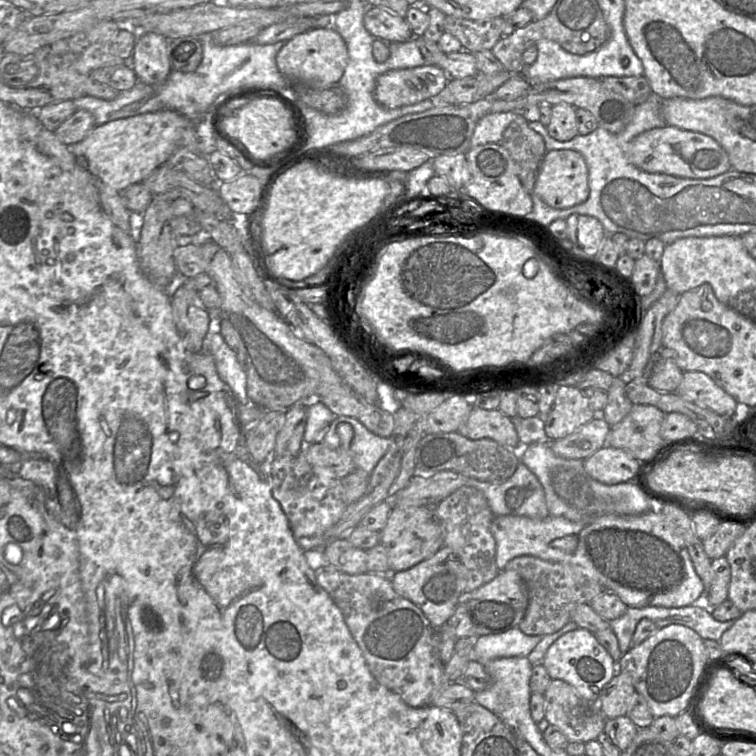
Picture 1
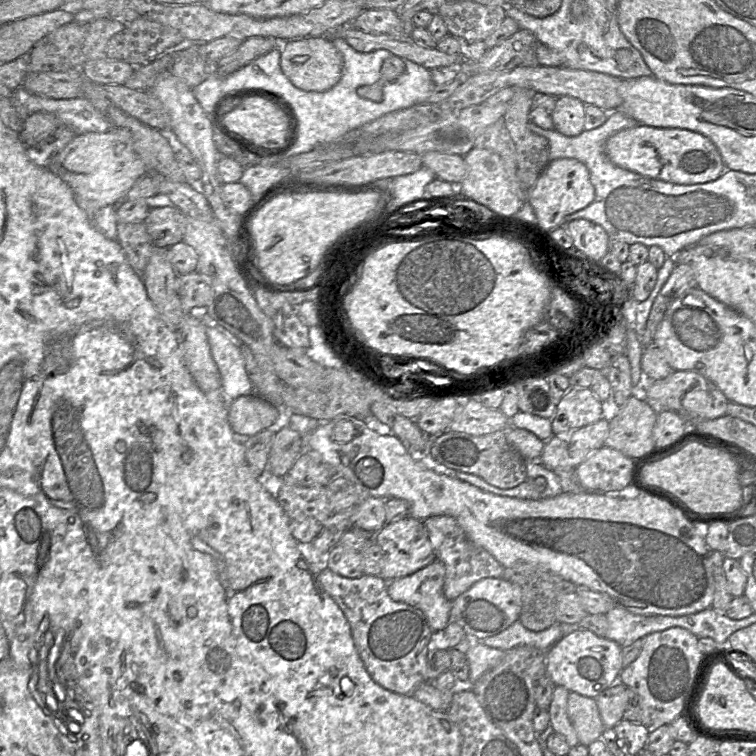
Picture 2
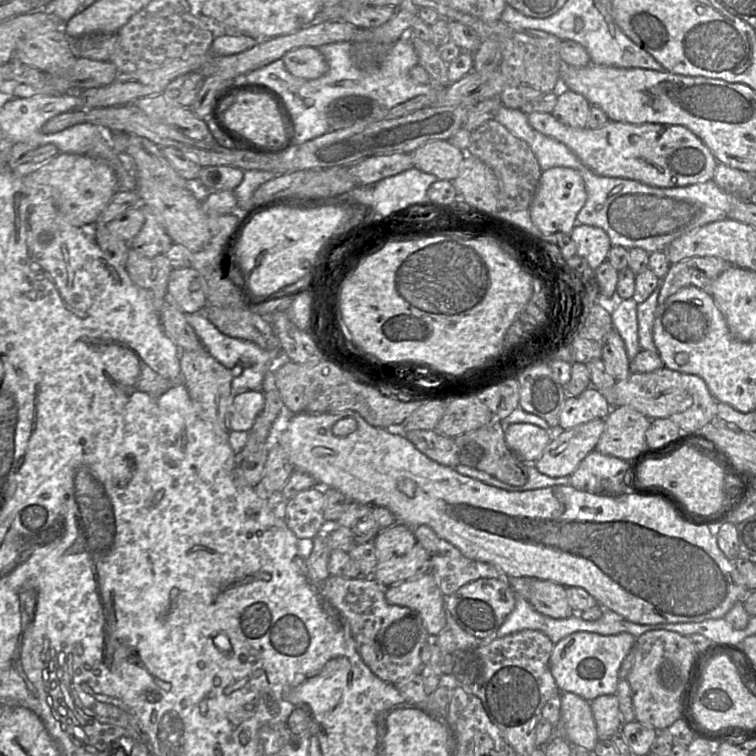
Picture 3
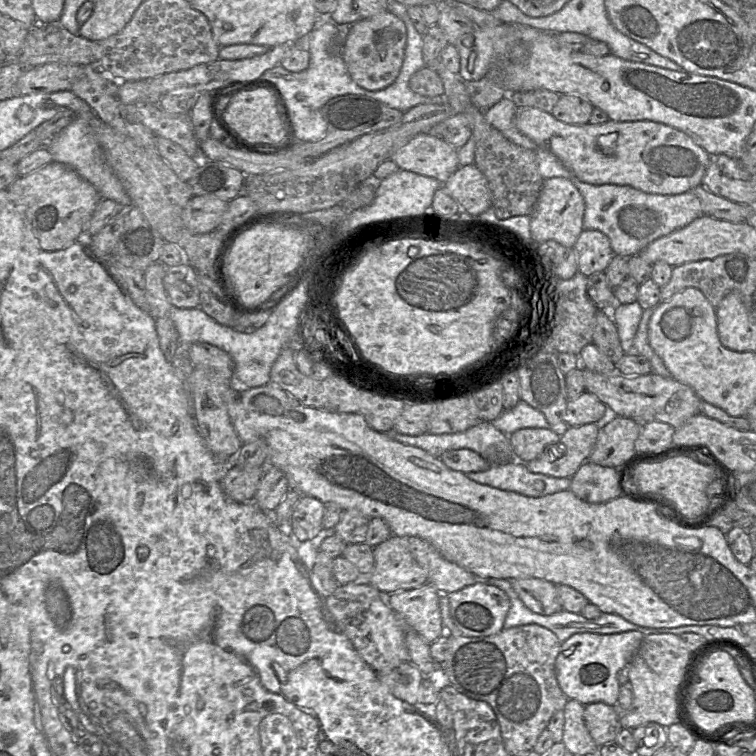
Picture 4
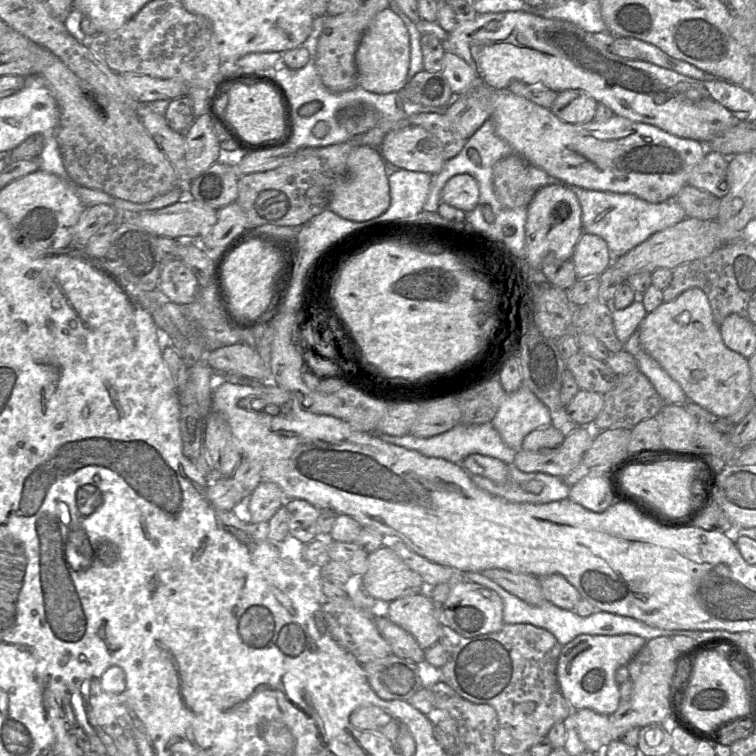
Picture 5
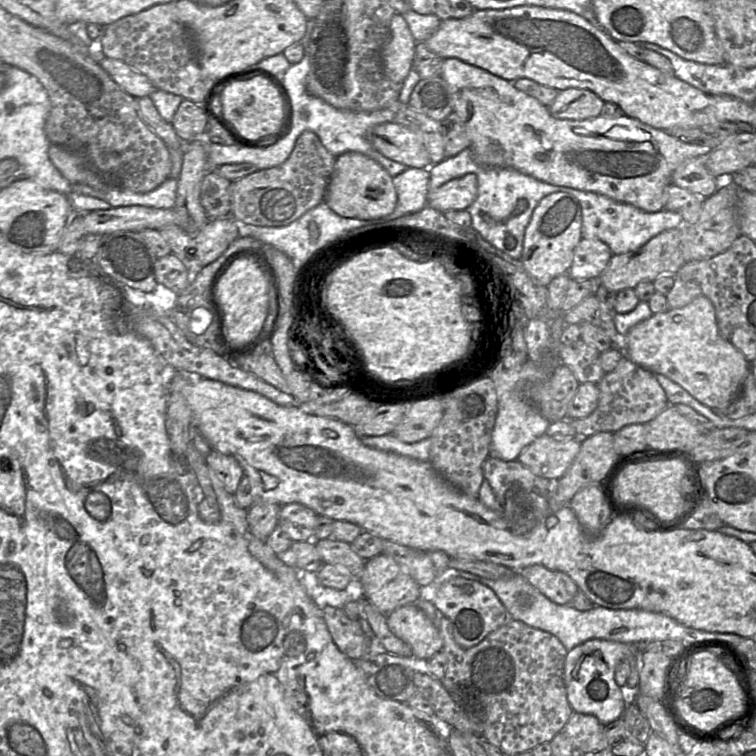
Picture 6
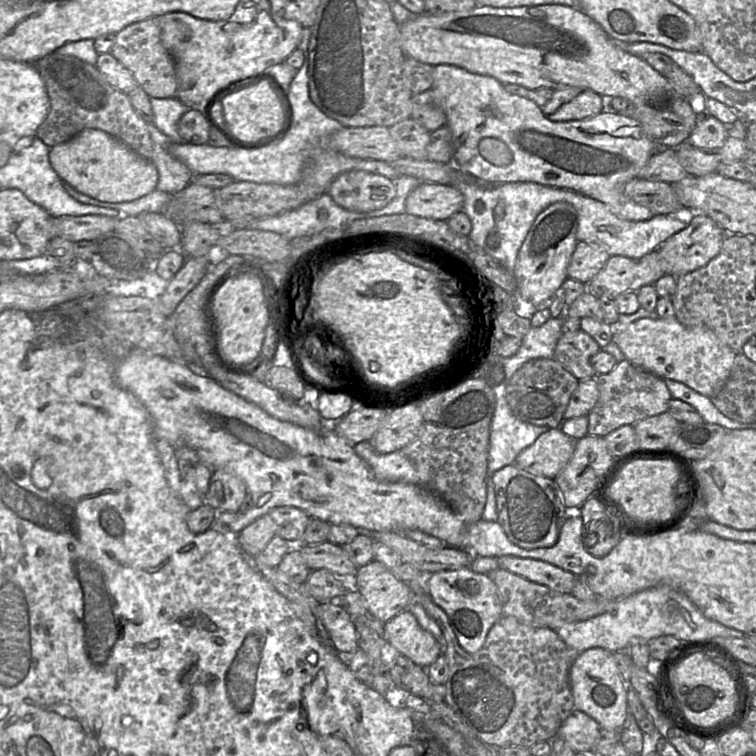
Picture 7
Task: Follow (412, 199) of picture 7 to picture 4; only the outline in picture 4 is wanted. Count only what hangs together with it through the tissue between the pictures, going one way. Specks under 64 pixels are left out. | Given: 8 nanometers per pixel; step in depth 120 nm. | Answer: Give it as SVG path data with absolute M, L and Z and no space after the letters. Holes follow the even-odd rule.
M475 164L459 166L442 187L459 204L461 210L472 216L479 216L491 207L491 194L487 180Z

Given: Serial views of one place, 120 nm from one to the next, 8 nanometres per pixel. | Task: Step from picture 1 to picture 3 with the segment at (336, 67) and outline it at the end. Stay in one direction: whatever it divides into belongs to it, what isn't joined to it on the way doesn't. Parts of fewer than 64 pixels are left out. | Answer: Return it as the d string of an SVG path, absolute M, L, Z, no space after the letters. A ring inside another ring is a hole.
M300 47L283 56L286 69L295 77L313 80L325 75L329 65L323 54L315 47Z

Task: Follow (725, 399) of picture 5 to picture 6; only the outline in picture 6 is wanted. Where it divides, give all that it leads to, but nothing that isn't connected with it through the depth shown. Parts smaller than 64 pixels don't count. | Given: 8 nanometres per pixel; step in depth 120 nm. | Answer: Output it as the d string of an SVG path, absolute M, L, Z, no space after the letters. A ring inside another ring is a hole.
M705 296L682 308L653 314L632 327L622 340L625 357L653 374L668 377L713 410L728 407L739 396L750 372L751 363L721 335L714 305Z

